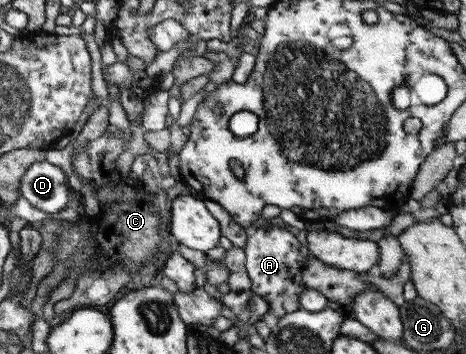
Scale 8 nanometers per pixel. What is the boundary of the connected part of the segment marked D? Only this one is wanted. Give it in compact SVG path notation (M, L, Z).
M46 161L33 162L20 177L20 197L45 214L56 214L68 205L64 172Z

